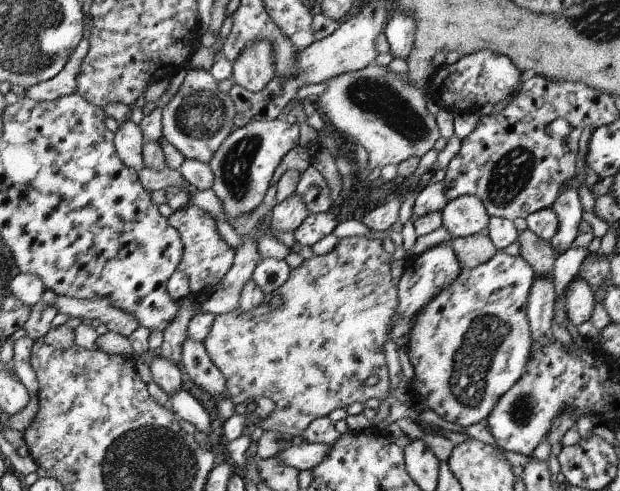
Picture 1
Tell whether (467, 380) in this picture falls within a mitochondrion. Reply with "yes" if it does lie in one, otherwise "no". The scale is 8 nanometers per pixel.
yes

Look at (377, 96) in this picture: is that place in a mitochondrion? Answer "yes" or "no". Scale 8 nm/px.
yes

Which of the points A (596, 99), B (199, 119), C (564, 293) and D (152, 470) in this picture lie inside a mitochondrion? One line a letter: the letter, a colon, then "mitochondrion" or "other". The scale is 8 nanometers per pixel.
A: other
B: mitochondrion
C: other
D: mitochondrion

